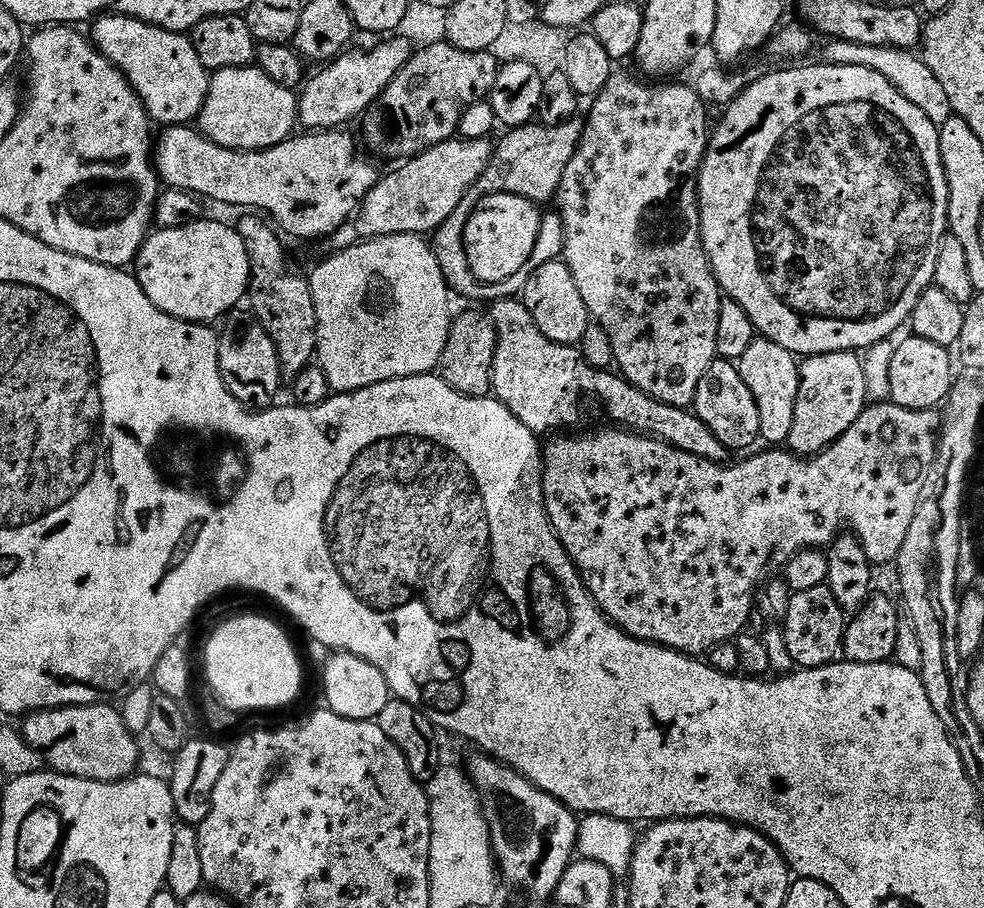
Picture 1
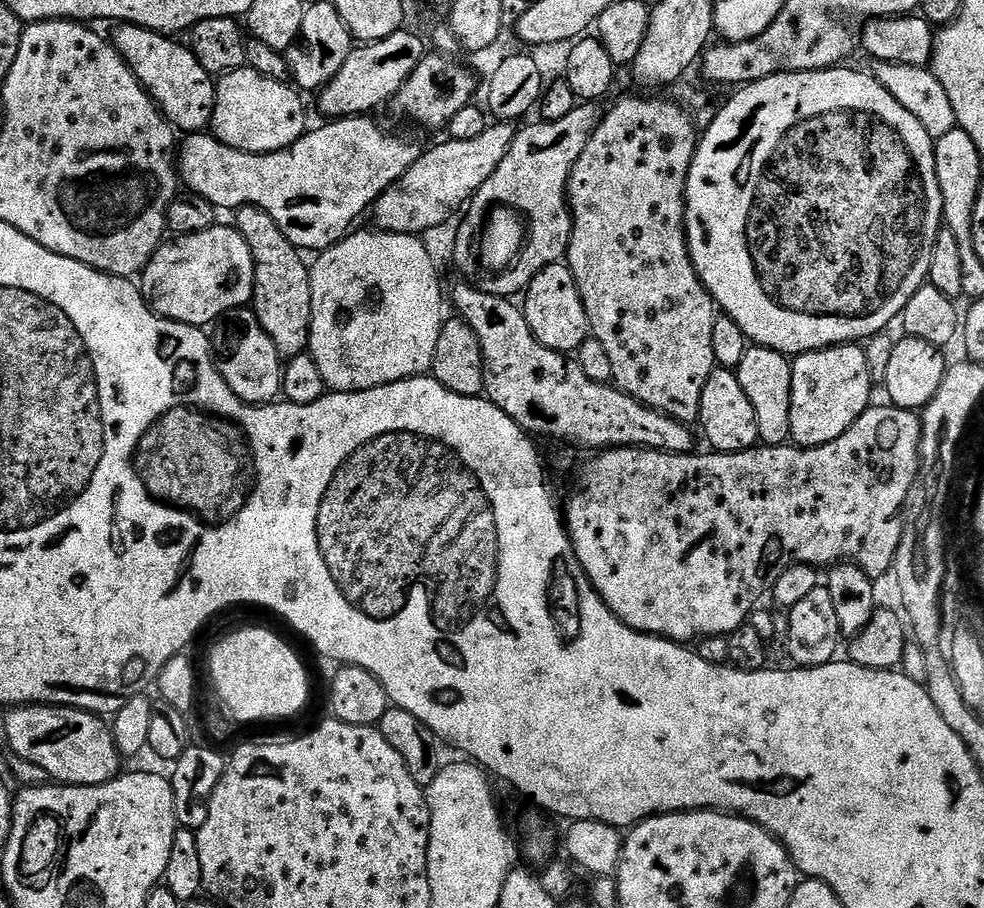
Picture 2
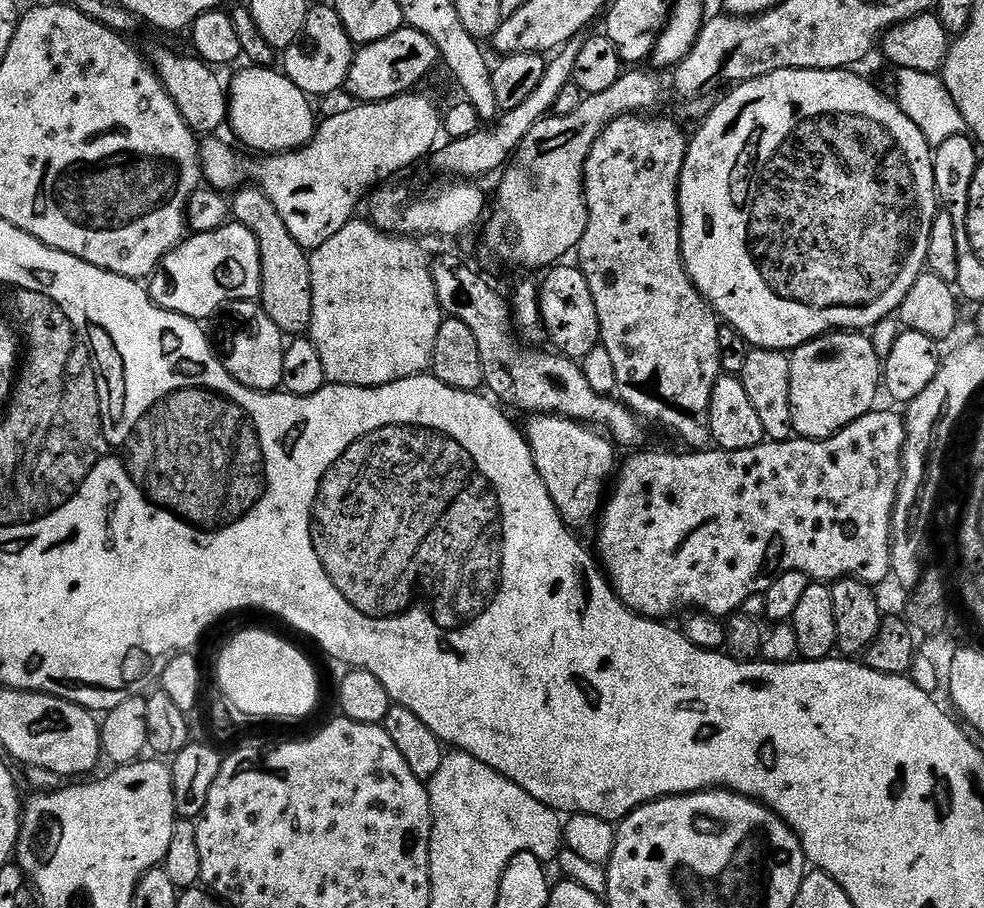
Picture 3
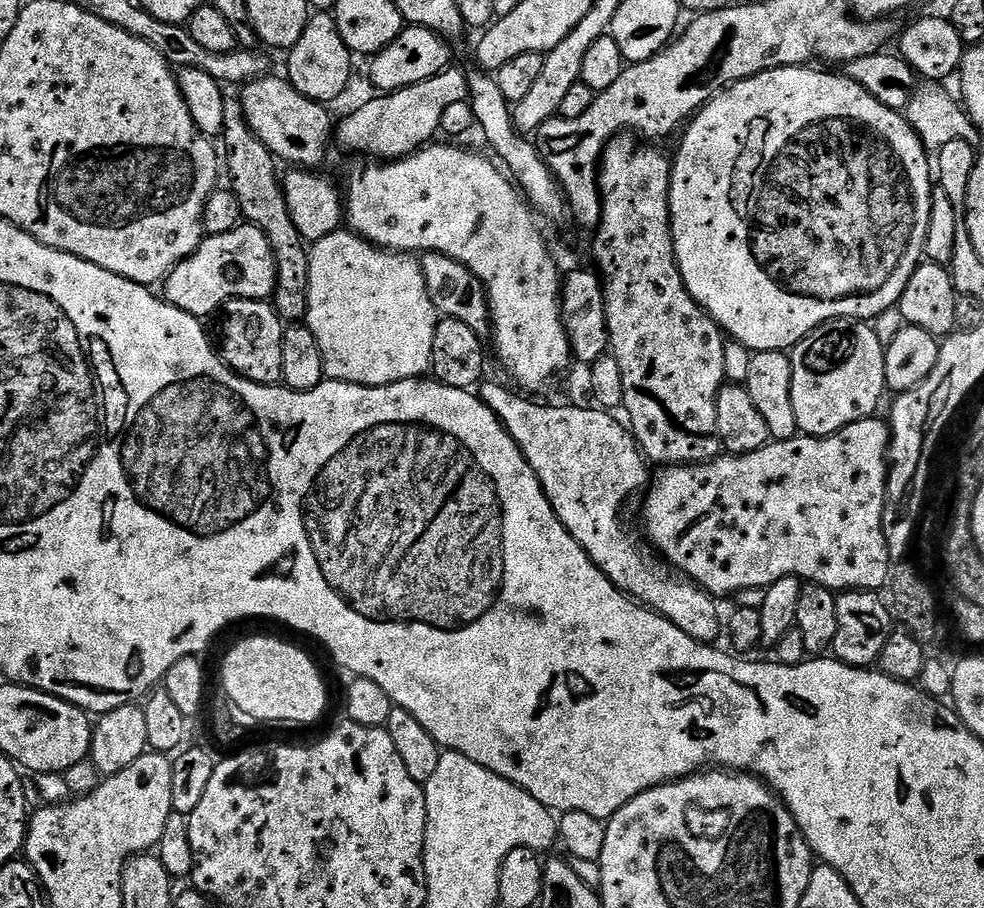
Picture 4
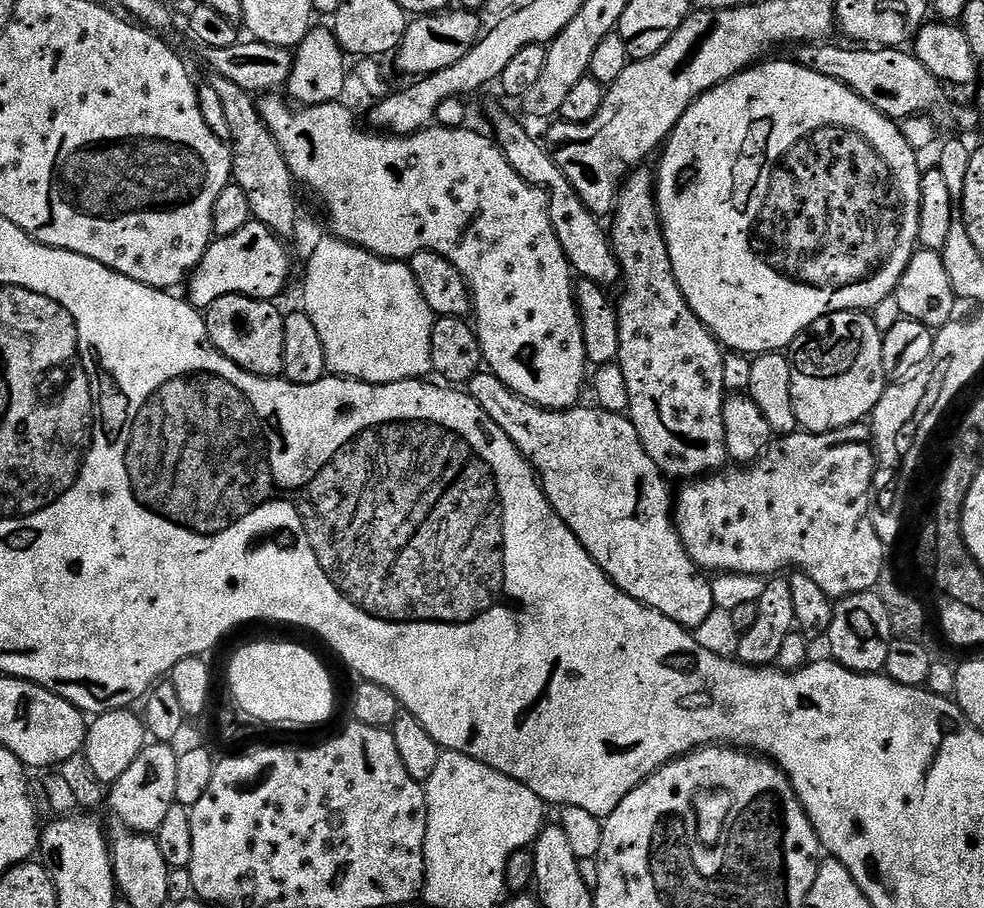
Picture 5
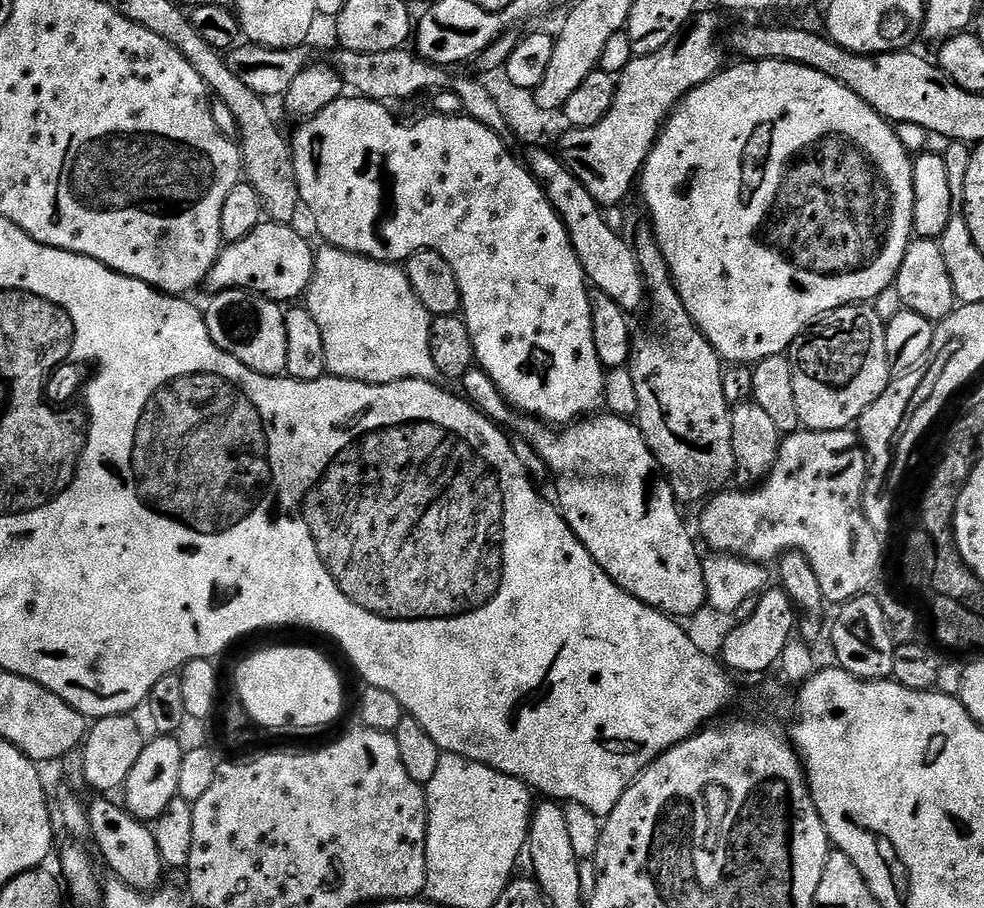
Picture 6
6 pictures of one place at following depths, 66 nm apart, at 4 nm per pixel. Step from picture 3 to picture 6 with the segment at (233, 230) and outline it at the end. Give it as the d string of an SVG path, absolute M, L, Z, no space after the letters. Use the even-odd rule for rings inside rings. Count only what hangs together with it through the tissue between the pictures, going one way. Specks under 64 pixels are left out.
M261 222L246 238L233 244L224 244L219 258L214 262L206 281L213 293L225 292L228 288L246 288L258 292L267 300L296 302L305 295L312 271L316 265L314 248L304 241L292 224Z

